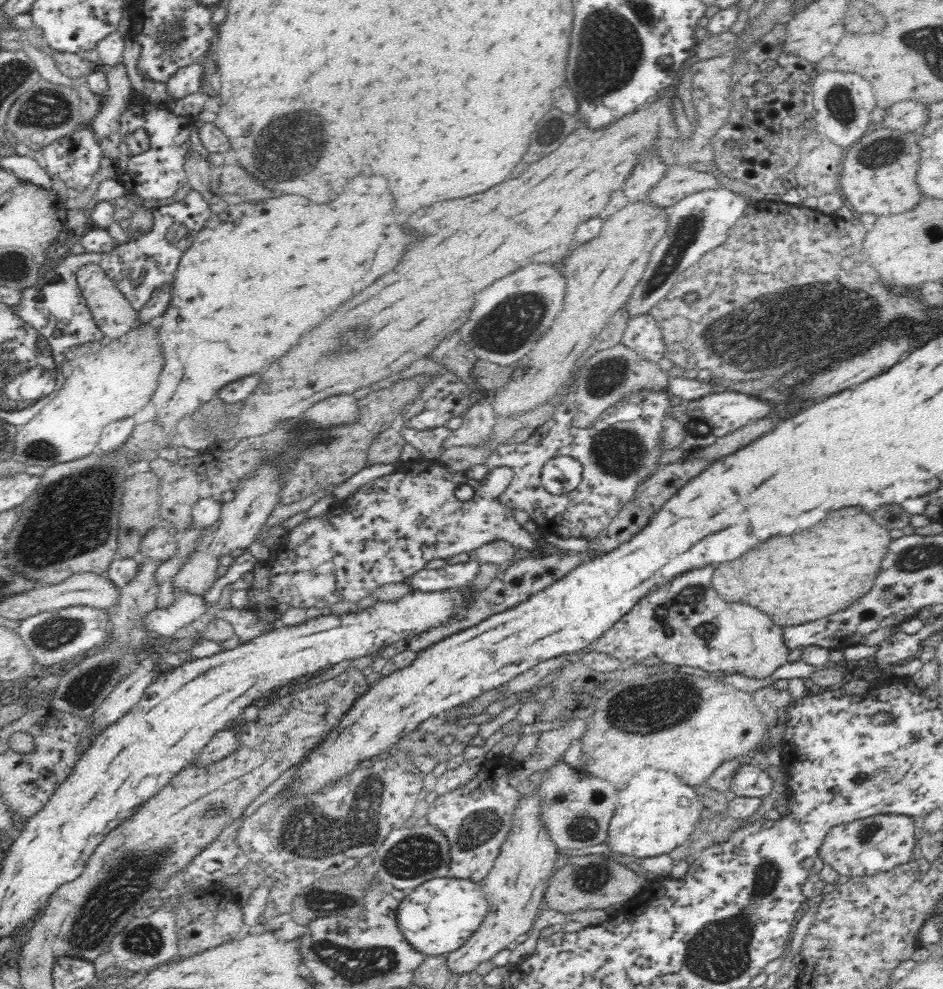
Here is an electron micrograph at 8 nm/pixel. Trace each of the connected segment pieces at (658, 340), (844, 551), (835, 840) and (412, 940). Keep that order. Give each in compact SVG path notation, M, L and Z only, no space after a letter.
M640 314L627 320L621 342L649 361L665 363L667 350L663 333L656 319L649 314Z
M844 508L828 514L828 518L812 526L812 530L804 530L792 536L774 536L768 542L754 546L748 554L744 554L744 558L720 564L712 576L711 584L724 600L752 604L770 614L772 620L780 626L809 623L848 608L870 592L880 572L882 559L888 554L888 544L894 537L895 534L890 536L890 532L876 524L876 520L864 510Z
M880 814L833 826L820 846L818 856L842 876L872 876L895 869L918 857L914 837L916 821L916 818L906 815Z
M432 878L416 886L416 890L412 890L412 894L408 894L400 902L395 923L400 926L400 933L416 951L433 959L436 956L445 957L448 952L458 950L484 920L488 904L482 892L478 884L468 880Z

